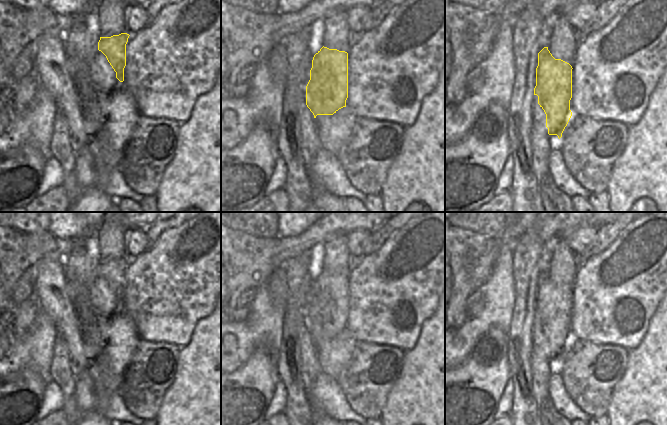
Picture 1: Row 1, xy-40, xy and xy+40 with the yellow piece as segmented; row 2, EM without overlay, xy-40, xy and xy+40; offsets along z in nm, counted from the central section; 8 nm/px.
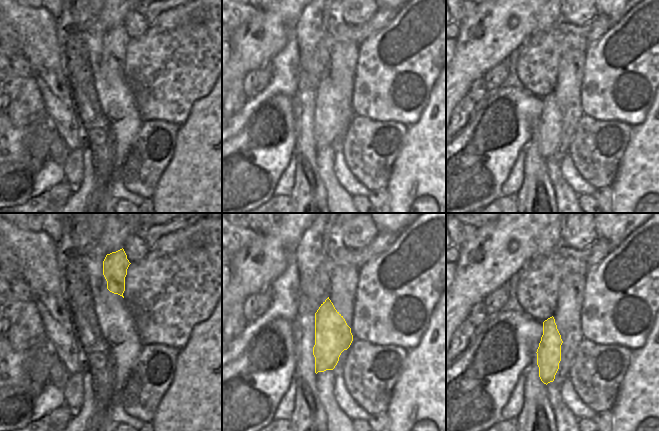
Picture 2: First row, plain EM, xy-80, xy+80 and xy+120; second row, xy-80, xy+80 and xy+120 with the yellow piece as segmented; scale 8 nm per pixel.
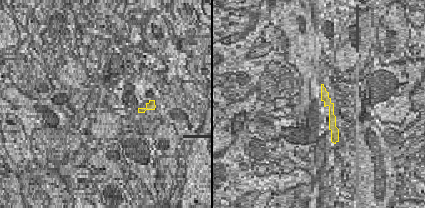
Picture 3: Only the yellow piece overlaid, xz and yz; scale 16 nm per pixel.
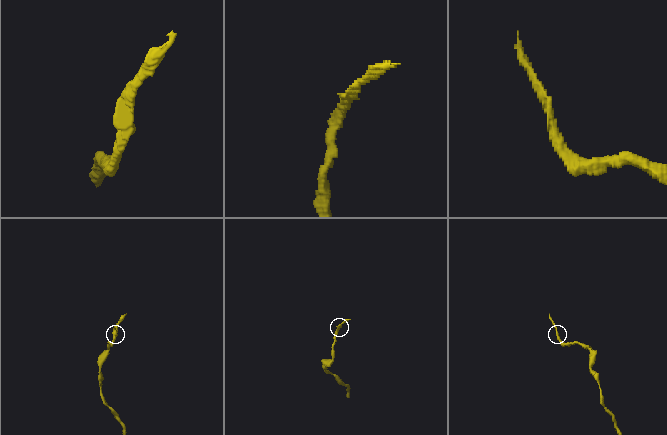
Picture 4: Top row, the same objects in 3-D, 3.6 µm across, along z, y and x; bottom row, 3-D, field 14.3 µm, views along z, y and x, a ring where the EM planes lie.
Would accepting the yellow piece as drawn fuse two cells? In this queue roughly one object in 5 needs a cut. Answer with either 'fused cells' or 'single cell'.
single cell

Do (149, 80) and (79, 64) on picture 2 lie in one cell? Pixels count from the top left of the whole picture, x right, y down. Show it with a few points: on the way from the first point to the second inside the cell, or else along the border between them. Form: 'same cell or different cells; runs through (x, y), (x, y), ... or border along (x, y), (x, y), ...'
different cells; border along (123, 74), (124, 80), (133, 96)

